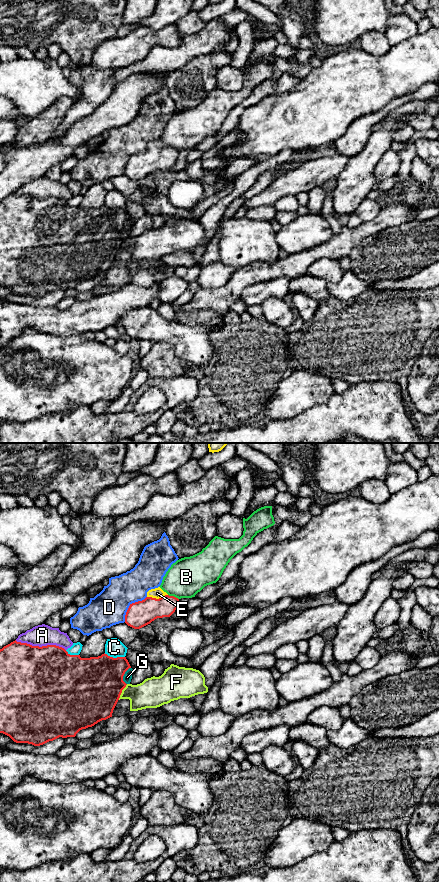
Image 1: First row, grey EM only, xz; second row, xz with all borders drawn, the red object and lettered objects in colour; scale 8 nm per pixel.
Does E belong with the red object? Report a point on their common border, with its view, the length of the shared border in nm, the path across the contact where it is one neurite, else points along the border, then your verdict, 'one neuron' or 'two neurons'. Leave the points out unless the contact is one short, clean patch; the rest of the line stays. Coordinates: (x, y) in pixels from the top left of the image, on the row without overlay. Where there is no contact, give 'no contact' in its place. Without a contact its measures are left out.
meets red in xz at (157, 151); contact 170 nm long; runs through xz (139, 166), (144, 164), (157, 151), (157, 145); one neuron

